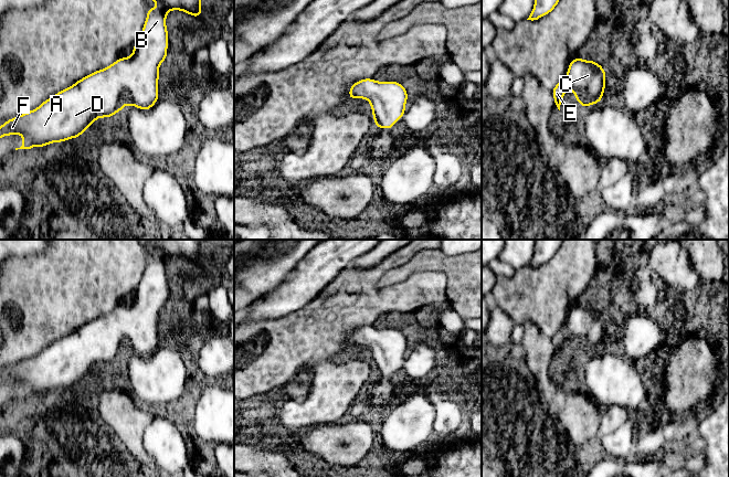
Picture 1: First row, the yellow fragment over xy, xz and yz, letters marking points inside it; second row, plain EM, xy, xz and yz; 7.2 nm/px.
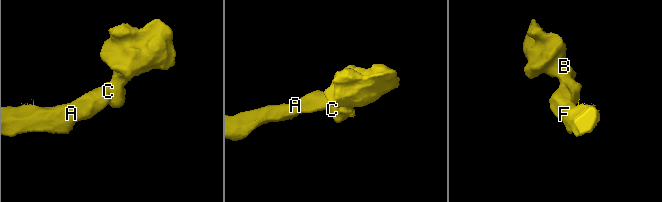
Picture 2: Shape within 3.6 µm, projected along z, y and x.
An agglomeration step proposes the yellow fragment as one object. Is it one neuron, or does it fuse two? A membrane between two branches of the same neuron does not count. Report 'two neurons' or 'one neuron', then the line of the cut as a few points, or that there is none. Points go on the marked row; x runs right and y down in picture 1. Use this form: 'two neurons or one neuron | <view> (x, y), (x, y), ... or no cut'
one neuron | no cut

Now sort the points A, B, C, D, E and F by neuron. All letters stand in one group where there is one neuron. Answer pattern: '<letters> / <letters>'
A B C D E F

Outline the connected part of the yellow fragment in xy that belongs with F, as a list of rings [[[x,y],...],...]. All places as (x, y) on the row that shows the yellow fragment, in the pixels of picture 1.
[[[154,0],[159,8],[149,7],[142,31],[134,44],[134,52],[129,57],[119,57],[109,66],[98,70],[72,86],[56,93],[44,100],[39,107],[23,113],[0,126],[0,138],[20,134],[23,144],[18,149],[45,147],[52,142],[63,142],[78,138],[98,117],[109,118],[122,112],[124,105],[149,110],[159,99],[159,65],[166,61],[168,50],[167,13],[170,10],[180,10],[194,18],[202,13],[200,0]]]

